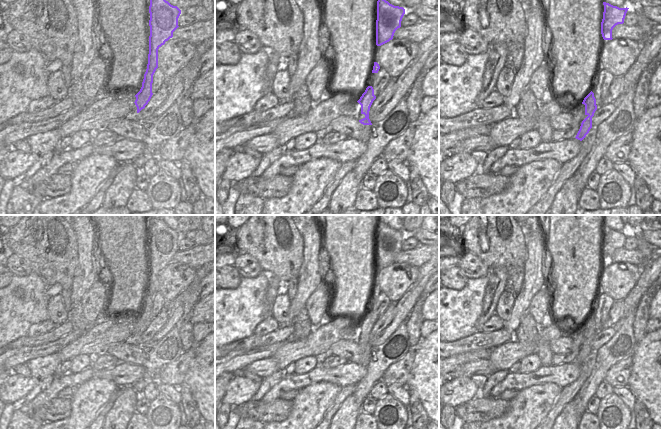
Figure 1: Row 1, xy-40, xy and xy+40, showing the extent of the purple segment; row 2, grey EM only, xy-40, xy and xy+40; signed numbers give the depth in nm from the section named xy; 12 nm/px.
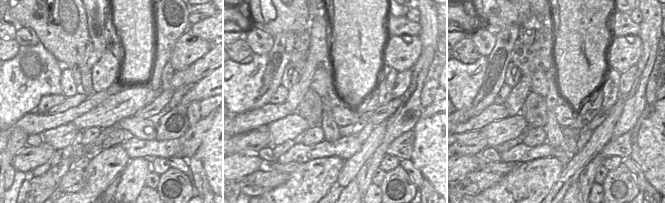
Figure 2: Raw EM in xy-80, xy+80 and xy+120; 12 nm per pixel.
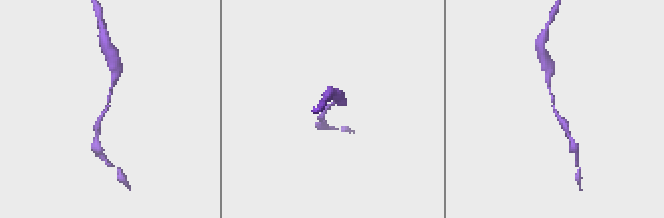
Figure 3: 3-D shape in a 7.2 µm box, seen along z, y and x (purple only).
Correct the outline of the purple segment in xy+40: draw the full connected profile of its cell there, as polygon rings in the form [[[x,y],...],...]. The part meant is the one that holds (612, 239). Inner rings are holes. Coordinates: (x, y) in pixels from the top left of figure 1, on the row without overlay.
[[[603,226],[604,236],[601,246],[601,258],[604,264],[612,264],[612,254],[618,248],[623,248],[629,232],[619,232]]]

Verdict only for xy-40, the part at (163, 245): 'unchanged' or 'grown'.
unchanged

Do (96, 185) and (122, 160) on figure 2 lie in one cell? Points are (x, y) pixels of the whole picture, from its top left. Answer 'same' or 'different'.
same

